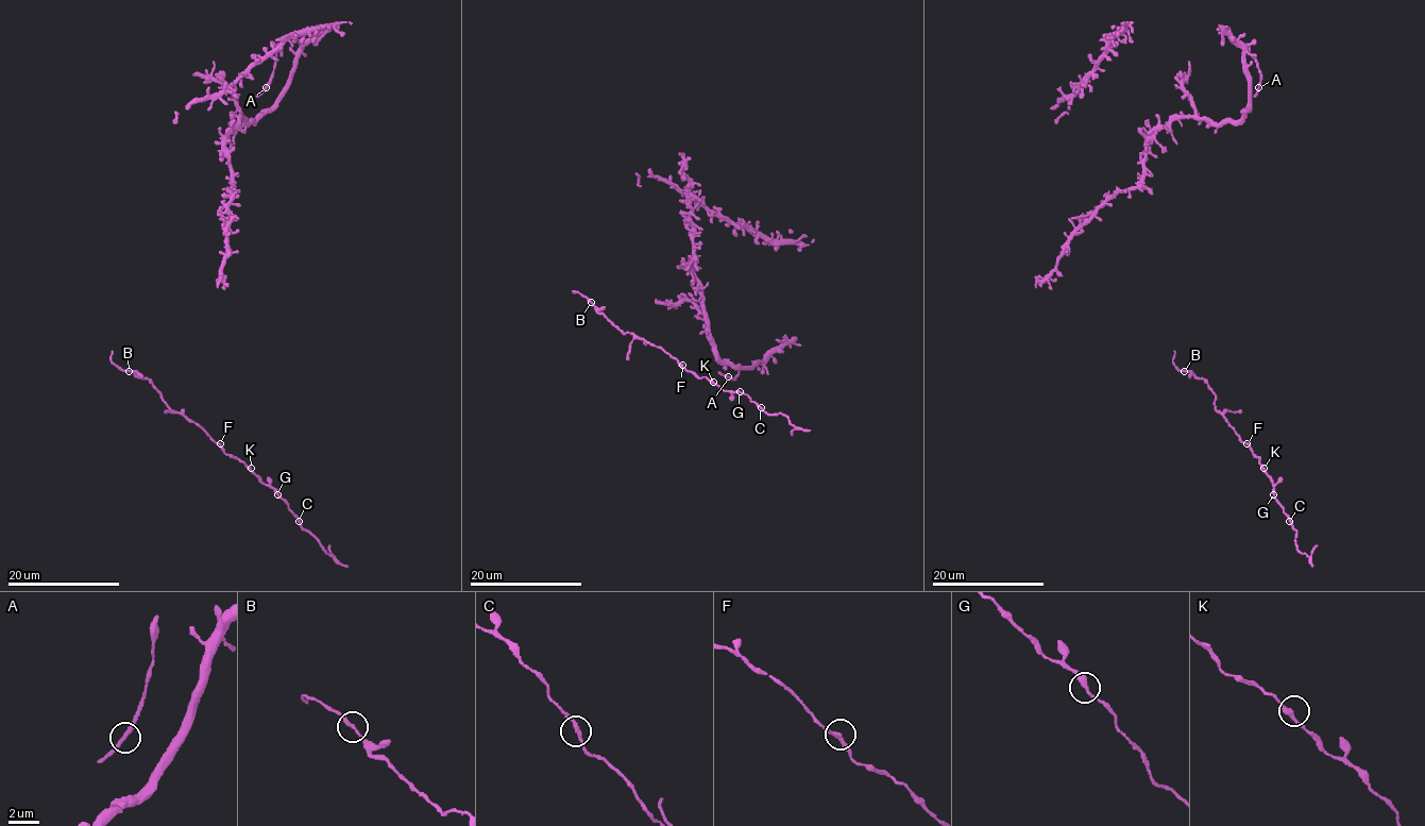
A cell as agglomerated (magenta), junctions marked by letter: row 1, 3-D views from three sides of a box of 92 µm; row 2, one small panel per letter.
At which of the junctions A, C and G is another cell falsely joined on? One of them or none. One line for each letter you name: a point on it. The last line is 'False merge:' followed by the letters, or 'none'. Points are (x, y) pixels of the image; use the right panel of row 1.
False merge: none

